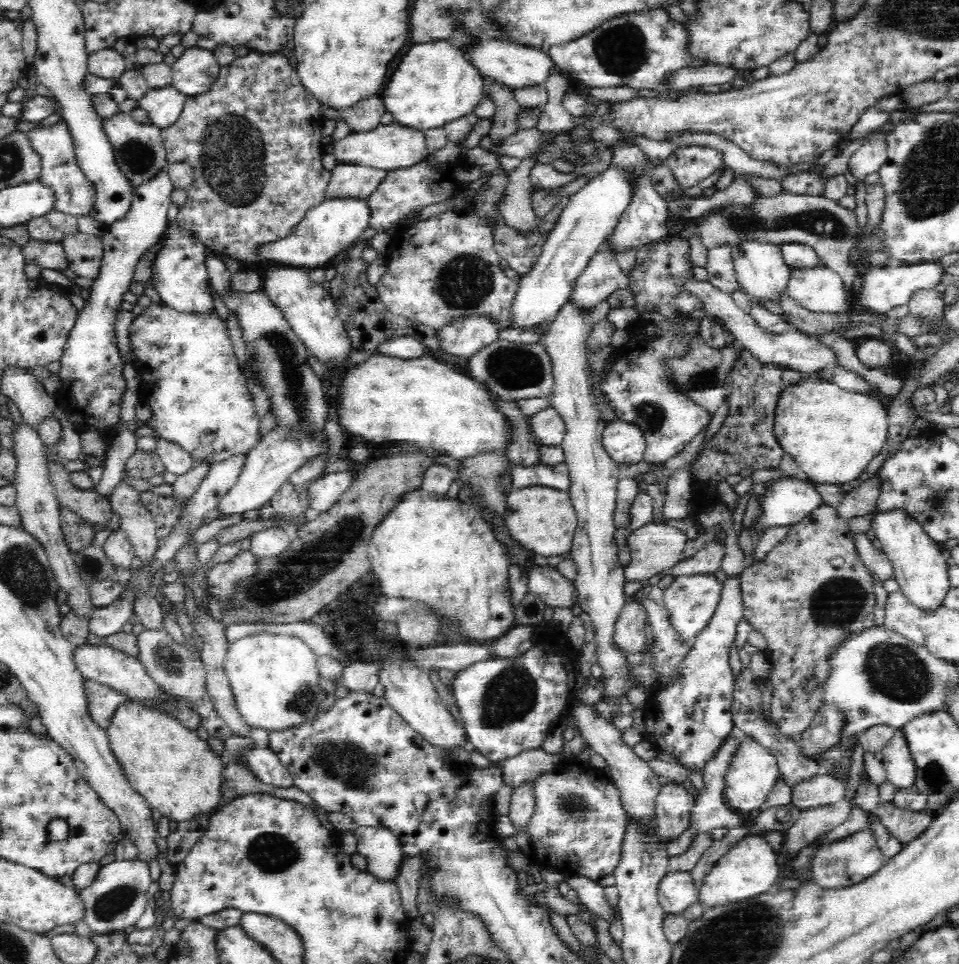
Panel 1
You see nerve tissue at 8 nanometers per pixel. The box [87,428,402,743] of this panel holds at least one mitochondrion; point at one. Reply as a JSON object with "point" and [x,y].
{"point":[287,579]}

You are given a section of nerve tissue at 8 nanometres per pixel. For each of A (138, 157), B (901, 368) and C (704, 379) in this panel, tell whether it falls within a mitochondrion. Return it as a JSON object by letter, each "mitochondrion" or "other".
{"A":"mitochondrion","B":"other","C":"mitochondrion"}

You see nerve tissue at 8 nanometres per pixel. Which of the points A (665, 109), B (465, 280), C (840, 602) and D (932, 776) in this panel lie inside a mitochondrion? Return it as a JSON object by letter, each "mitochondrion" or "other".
{"A":"other","B":"mitochondrion","C":"mitochondrion","D":"mitochondrion"}

